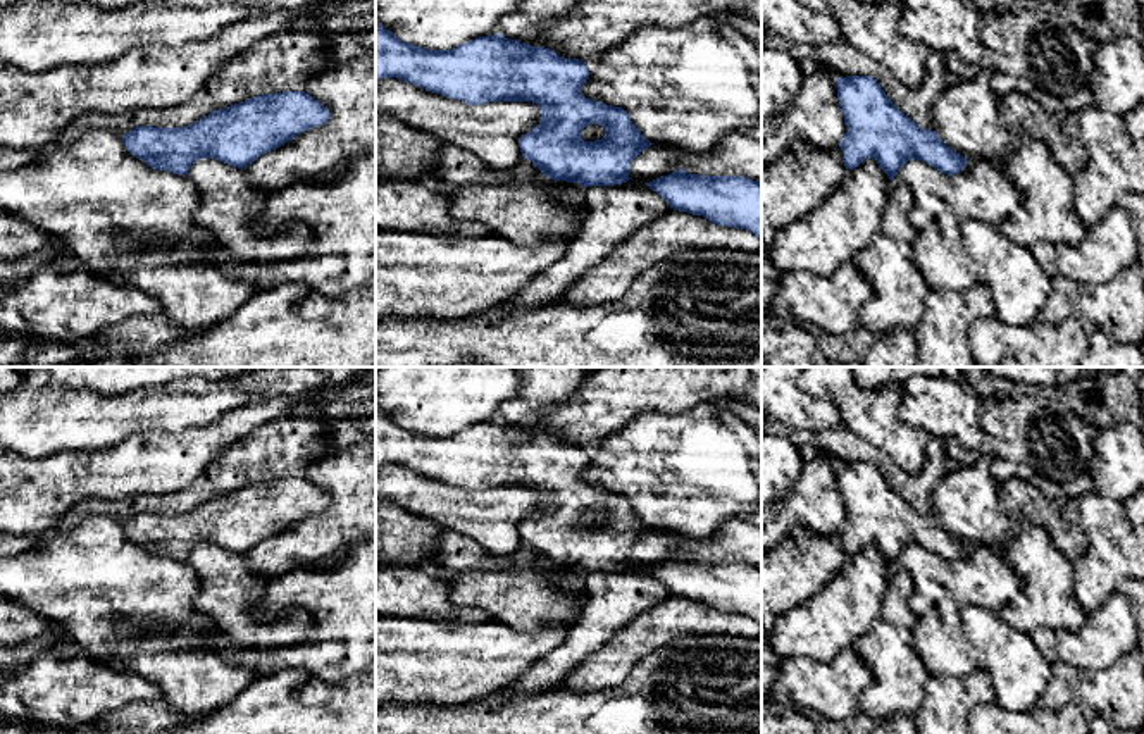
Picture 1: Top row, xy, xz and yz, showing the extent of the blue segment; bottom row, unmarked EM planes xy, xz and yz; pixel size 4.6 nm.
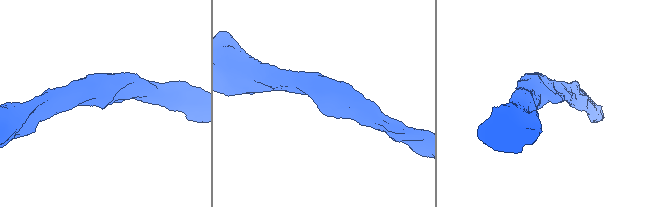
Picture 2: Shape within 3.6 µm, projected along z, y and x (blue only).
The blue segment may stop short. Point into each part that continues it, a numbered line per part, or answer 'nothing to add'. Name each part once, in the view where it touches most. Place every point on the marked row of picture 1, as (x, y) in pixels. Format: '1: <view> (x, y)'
nothing to add

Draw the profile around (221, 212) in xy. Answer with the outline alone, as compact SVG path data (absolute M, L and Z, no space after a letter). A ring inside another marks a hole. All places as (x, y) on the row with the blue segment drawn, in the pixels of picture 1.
M198 159L186 176L202 195L193 221L208 227L234 257L274 265L303 255L317 243L305 222L291 222L267 236L250 229L269 195L253 184L245 169Z

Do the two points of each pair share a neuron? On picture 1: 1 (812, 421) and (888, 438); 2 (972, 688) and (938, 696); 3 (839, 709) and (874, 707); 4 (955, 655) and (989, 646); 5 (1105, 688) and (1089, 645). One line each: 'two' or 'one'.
1: two
2: one
3: two
4: two
5: two

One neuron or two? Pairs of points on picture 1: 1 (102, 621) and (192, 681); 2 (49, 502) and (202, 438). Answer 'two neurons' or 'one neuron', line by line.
1: one neuron
2: one neuron

